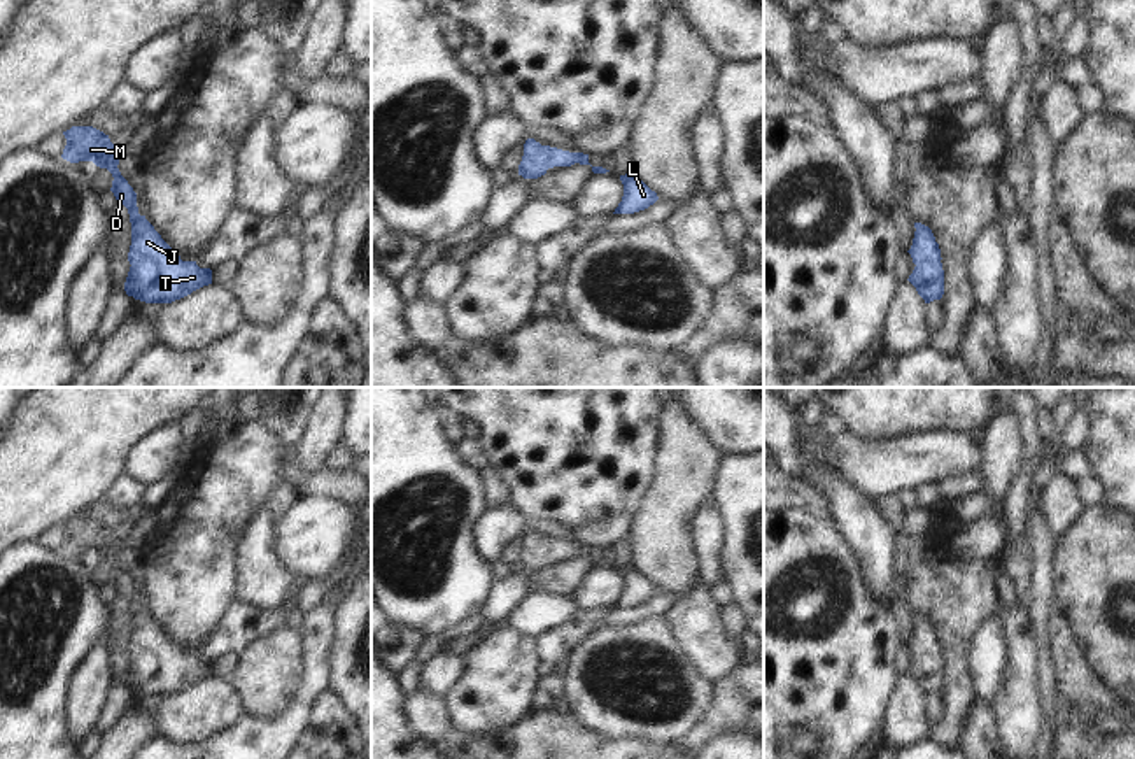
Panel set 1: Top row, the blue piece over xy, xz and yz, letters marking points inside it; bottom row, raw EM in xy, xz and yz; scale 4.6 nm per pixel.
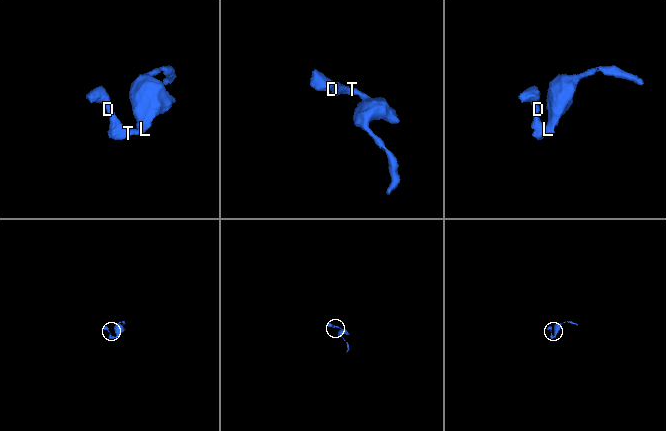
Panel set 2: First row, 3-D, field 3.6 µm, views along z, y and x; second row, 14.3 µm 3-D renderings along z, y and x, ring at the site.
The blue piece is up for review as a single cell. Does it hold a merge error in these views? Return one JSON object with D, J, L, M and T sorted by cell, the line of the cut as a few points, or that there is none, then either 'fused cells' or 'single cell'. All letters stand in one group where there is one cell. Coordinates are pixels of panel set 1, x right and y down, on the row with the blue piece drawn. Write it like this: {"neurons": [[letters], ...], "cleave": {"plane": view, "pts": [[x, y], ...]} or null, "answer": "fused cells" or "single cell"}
{"neurons": [["D", "J", "L", "M", "T"]], "cleave": null, "answer": "single cell"}

